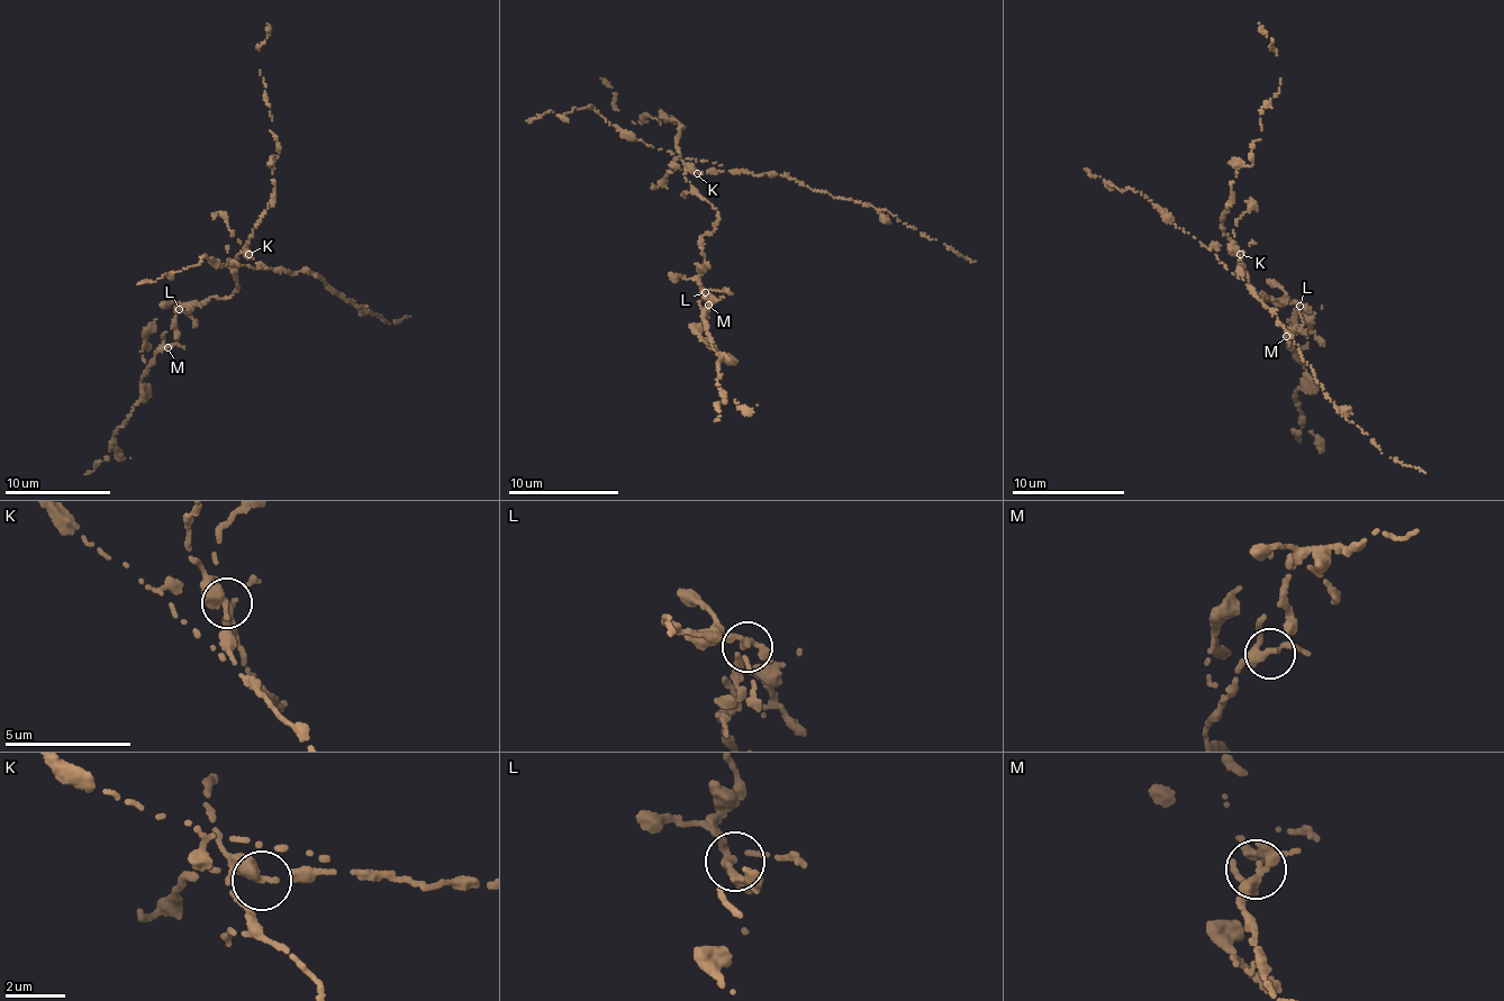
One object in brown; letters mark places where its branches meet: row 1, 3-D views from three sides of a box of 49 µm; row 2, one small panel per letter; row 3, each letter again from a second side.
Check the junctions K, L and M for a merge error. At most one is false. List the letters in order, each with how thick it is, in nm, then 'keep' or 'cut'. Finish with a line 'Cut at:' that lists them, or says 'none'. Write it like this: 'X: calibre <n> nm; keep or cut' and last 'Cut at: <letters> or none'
K: calibre 280 nm; cut
L: calibre 240 nm; keep
M: calibre 260 nm; keep
Cut at: K

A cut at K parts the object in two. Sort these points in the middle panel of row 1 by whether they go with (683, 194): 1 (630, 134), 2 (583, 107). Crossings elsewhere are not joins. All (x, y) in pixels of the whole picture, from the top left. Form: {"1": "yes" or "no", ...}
{"1": "no", "2": "no"}

